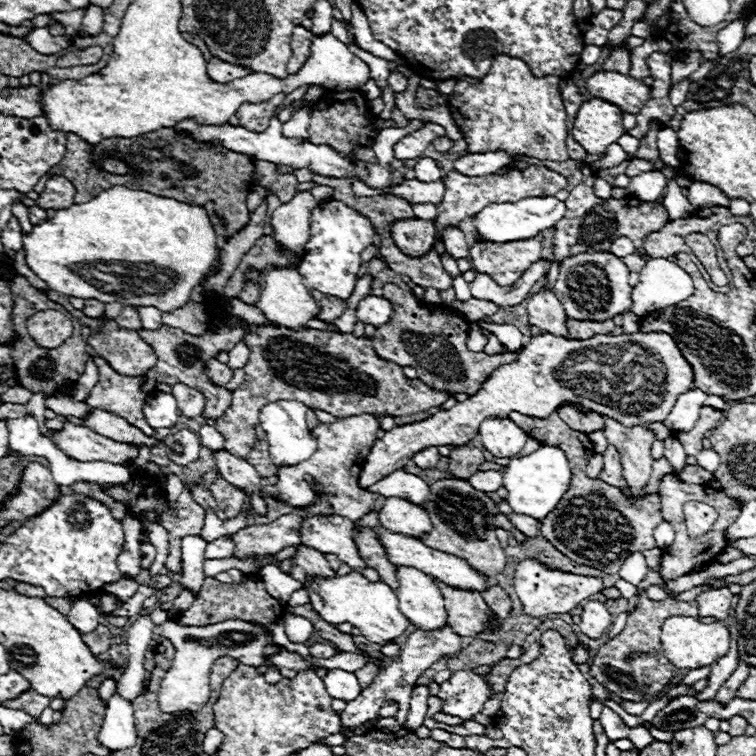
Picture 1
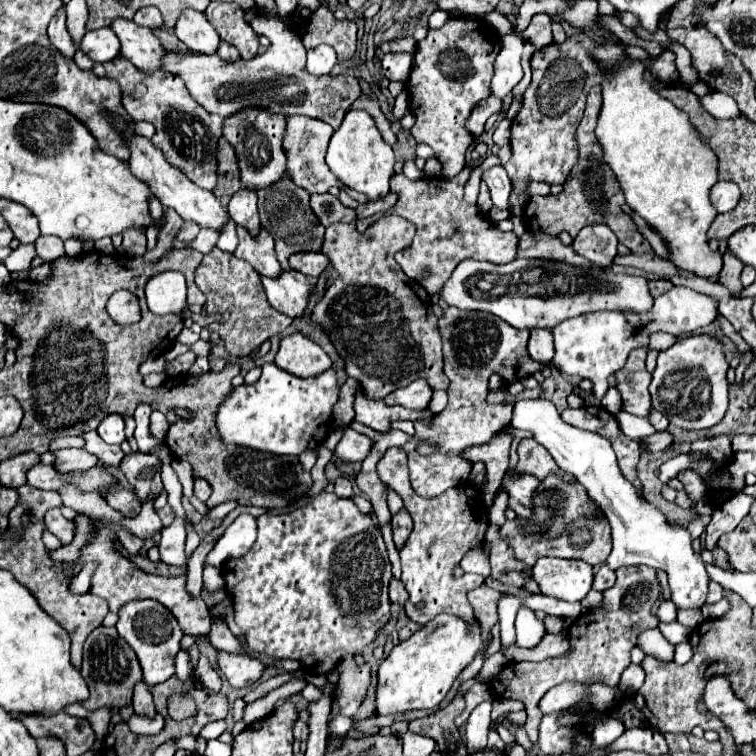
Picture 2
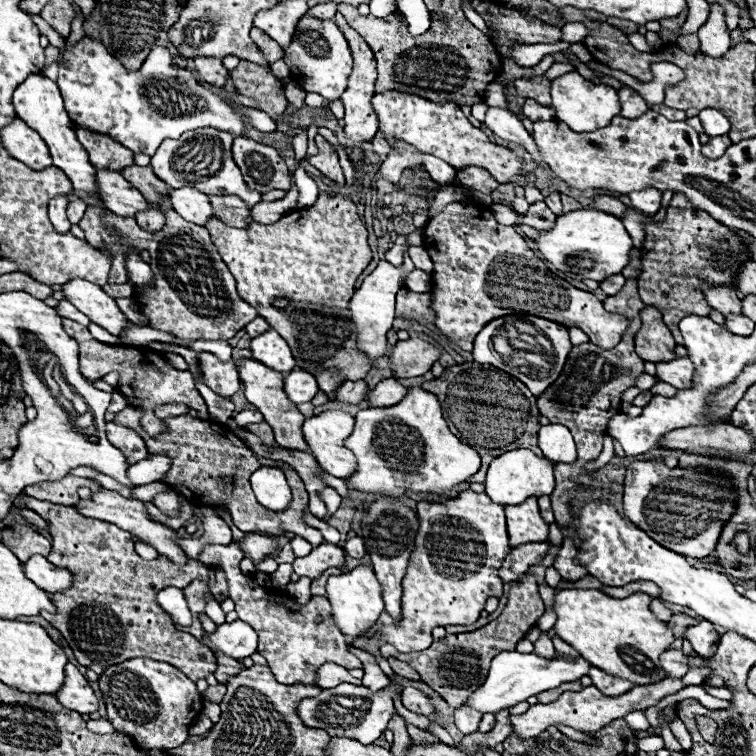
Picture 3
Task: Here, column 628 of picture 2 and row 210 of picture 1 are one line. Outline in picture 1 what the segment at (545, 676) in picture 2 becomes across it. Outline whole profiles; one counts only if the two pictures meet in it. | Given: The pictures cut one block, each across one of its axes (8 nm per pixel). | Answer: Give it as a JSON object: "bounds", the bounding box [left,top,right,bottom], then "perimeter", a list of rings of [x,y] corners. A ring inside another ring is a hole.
{"bounds":[552,164,670,262],"perimeter":[[[582,164],[582,184],[578,184],[568,200],[566,200],[566,216],[556,224],[554,230],[554,240],[552,240],[552,254],[554,254],[554,262],[562,262],[568,256],[576,256],[578,252],[608,252],[612,240],[626,236],[634,242],[636,252],[646,258],[644,250],[642,250],[642,240],[644,234],[656,232],[660,230],[660,226],[668,224],[670,218],[660,204],[646,204],[636,200],[634,196],[626,196],[620,200],[602,200],[592,192],[592,172],[588,166]]]}

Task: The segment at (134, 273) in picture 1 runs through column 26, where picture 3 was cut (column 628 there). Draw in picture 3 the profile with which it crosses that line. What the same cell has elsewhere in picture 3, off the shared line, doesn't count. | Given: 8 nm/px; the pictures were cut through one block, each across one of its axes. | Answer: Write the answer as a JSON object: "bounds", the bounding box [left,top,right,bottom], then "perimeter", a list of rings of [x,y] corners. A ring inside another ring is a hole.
{"bounds":[534,210,632,282],"perimeter":[[[602,210],[568,212],[556,218],[556,224],[550,232],[538,232],[534,242],[540,256],[554,264],[556,270],[576,280],[590,278],[596,282],[602,282],[612,274],[620,274],[628,266],[632,250],[632,238],[626,232],[622,220]]]}

